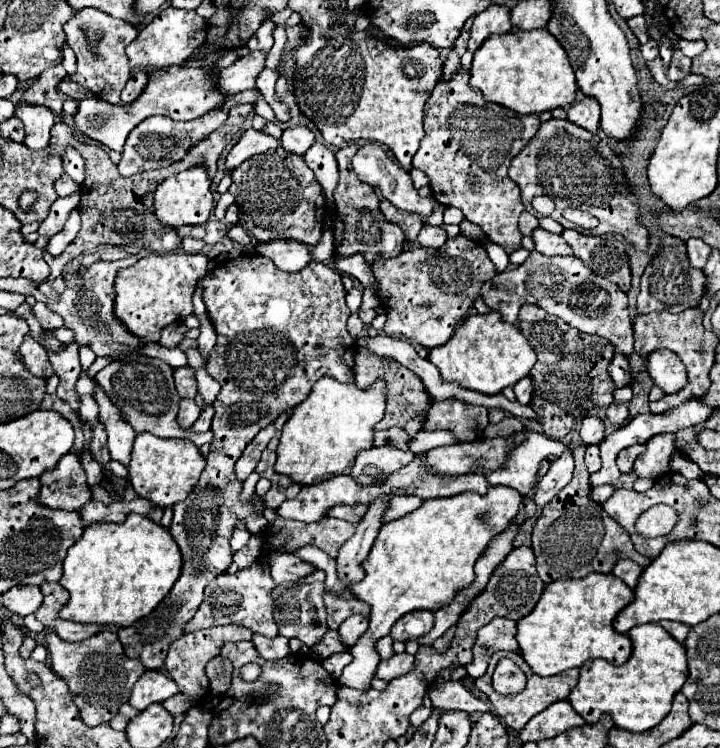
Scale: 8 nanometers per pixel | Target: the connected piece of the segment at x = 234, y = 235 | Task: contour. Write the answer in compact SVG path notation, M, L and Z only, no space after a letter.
M238 223L233 225L229 230L228 236L231 240L241 243L243 245L248 245L250 243L250 235L246 230Z

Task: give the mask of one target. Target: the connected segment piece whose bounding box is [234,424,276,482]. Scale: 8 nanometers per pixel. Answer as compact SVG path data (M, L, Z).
M274 424L266 426L266 428L260 430L258 436L254 436L254 440L244 448L240 460L238 460L236 466L234 466L234 474L236 474L236 478L238 478L240 482L244 482L244 480L254 472L254 468L256 468L256 464L258 464L262 452L264 452L264 448L266 448L266 444L270 442L270 438L274 436L274 432L276 432Z

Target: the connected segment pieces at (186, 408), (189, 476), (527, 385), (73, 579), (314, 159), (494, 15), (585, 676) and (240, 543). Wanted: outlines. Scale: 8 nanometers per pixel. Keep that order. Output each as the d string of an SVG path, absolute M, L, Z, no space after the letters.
M180 400L180 412L178 412L178 424L182 428L192 428L192 424L198 420L200 408L194 404L194 400Z
M138 434L128 464L128 480L140 498L146 498L158 508L168 508L182 502L194 490L204 466L204 456L190 440L164 440L152 434Z
M522 378L514 386L514 394L522 394L522 404L530 404L530 400L532 400L532 380L530 378Z
M130 514L122 524L92 524L82 538L68 550L60 584L70 592L68 604L60 610L60 618L82 624L130 626L148 616L172 590L182 570L182 554L168 528L152 522L148 516Z
M314 142L312 148L308 150L308 154L304 156L304 162L308 164L308 168L312 168L316 182L322 186L322 192L326 198L326 208L334 213L336 207L333 194L334 188L338 186L338 170L336 170L334 152L330 148L326 148L324 144Z
M492 4L488 10L480 12L474 18L468 50L474 54L484 44L484 40L488 36L492 36L492 34L508 34L508 32L512 32L510 8L508 6L500 6L500 4Z
M640 624L628 632L634 638L634 652L622 666L612 666L606 660L588 660L580 668L580 680L568 698L574 710L594 724L602 714L612 714L618 728L628 732L644 732L658 726L672 706L672 698L688 678L686 652L660 624Z
M244 520L236 522L234 532L232 532L232 538L230 538L230 548L232 548L234 552L236 552L236 550L240 550L240 548L244 548L244 546L248 544L248 538L250 538L250 532L248 532L248 528L246 528Z

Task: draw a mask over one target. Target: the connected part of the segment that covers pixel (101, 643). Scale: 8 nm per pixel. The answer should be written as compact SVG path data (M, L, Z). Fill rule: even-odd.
M46 630L46 646L52 654L52 670L68 682L74 702L80 708L80 716L88 726L110 722L118 708L128 702L134 682L144 674L142 662L124 654L114 632L100 632L84 642L66 642L56 638L56 632Z

